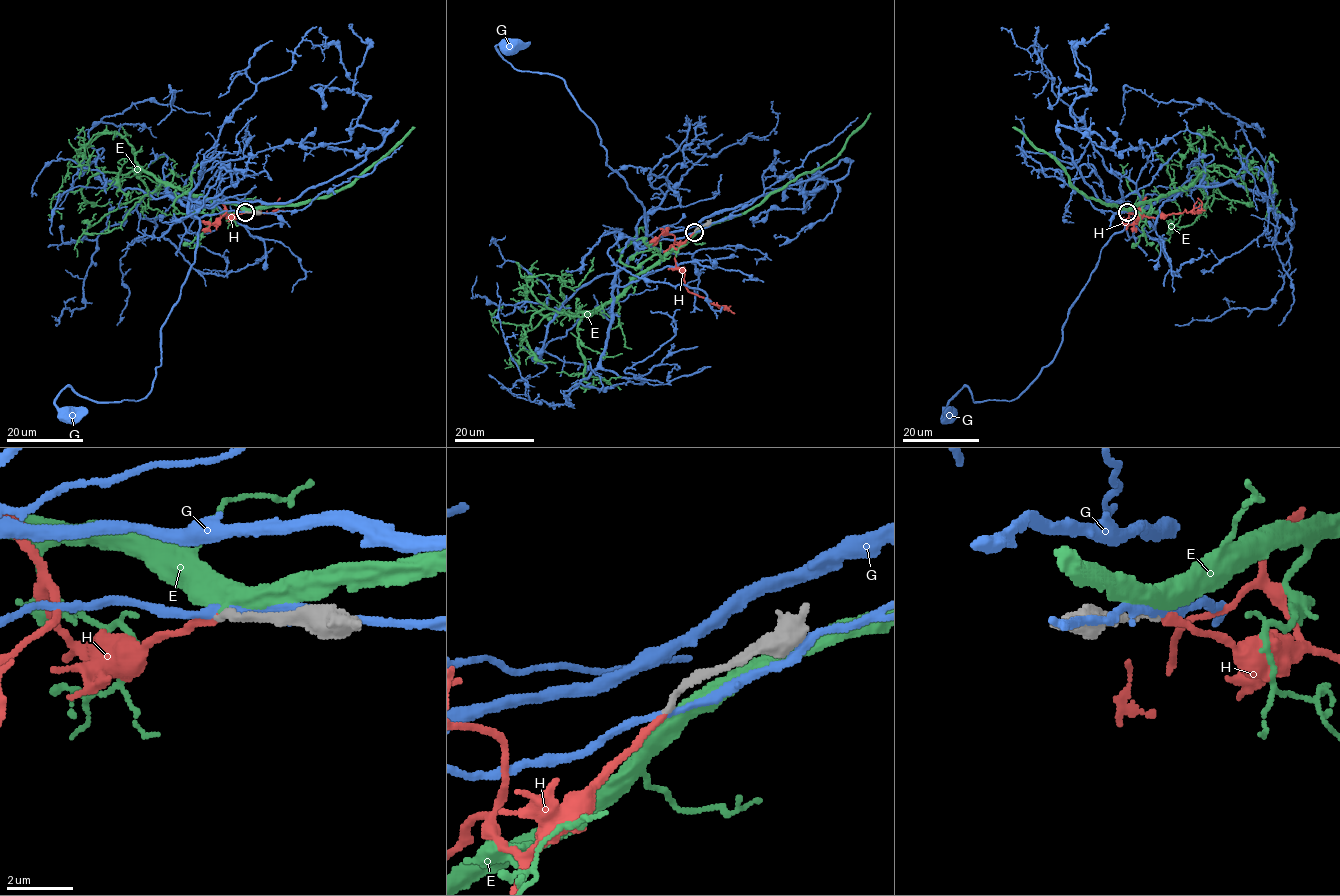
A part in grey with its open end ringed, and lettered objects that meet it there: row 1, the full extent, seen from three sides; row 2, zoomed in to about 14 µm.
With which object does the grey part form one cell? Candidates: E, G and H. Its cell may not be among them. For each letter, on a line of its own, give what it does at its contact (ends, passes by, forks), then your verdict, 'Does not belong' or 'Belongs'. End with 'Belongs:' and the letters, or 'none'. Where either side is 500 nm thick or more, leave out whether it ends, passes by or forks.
E: It passes by. Does not belong
G: It passes by. Does not belong
H: It ends there. Belongs
Belongs: H

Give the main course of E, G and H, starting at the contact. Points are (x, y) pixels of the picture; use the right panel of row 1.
E: (1127, 211), (1194, 182), (1207, 202), (1190, 225), (1167, 233), (1180, 211), (1176, 203), (1151, 190)
G: (1127, 212), (1142, 218), (1101, 251), (1055, 358), (1011, 400), (974, 402), (965, 386), (948, 403), (951, 417)
H: (1127, 212), (1151, 217), (1184, 210), (1198, 212), (1201, 207), (1198, 198)

